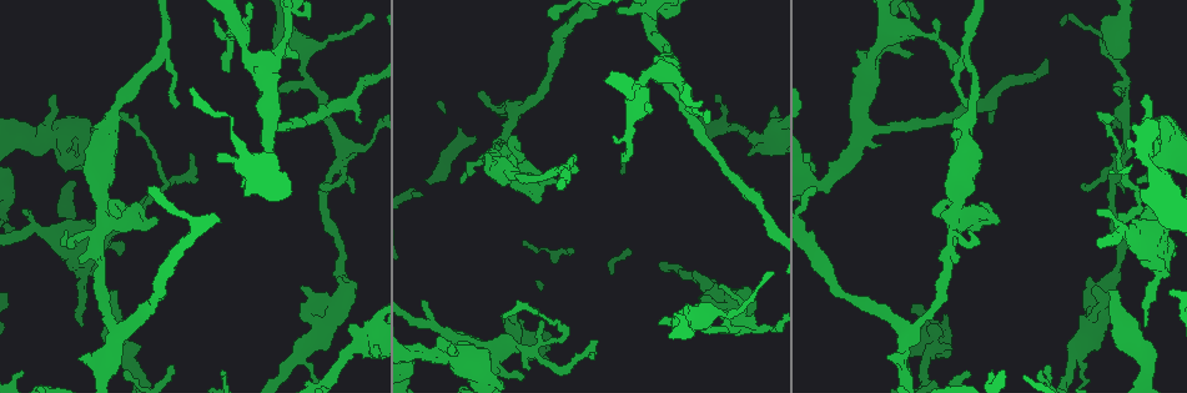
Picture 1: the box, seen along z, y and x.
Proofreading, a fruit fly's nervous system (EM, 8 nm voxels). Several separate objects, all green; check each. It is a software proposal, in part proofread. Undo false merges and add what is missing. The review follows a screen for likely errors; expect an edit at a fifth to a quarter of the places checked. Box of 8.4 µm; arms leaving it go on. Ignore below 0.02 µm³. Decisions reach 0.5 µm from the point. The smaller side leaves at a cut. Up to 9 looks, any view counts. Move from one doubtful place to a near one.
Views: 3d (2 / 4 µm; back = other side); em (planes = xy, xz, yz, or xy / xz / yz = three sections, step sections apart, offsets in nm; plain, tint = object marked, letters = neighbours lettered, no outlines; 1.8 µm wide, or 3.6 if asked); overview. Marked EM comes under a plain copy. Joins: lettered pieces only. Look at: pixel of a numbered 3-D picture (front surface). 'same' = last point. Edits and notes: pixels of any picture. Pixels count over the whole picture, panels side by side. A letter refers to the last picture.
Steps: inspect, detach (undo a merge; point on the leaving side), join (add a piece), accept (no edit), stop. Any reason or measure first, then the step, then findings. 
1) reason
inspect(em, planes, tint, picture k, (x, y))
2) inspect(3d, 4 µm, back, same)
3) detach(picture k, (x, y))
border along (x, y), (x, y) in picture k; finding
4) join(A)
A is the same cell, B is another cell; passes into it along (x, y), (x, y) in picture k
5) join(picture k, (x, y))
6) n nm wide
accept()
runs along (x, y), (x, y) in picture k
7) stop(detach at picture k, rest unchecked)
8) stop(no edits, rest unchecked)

a fork
inspect(3d, 2 µm, back, picture 1, (957, 205))

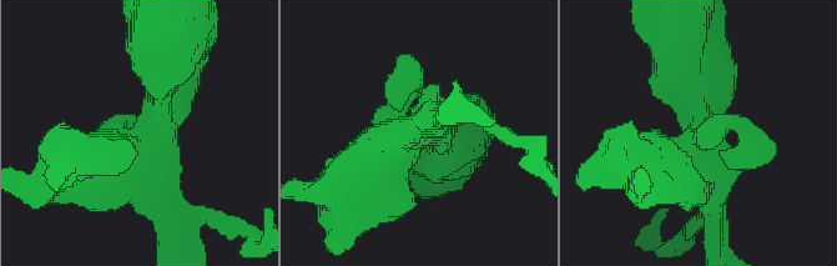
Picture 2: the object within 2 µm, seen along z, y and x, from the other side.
inspect(em, xz, step 8, tint, picture 2, (157, 126))

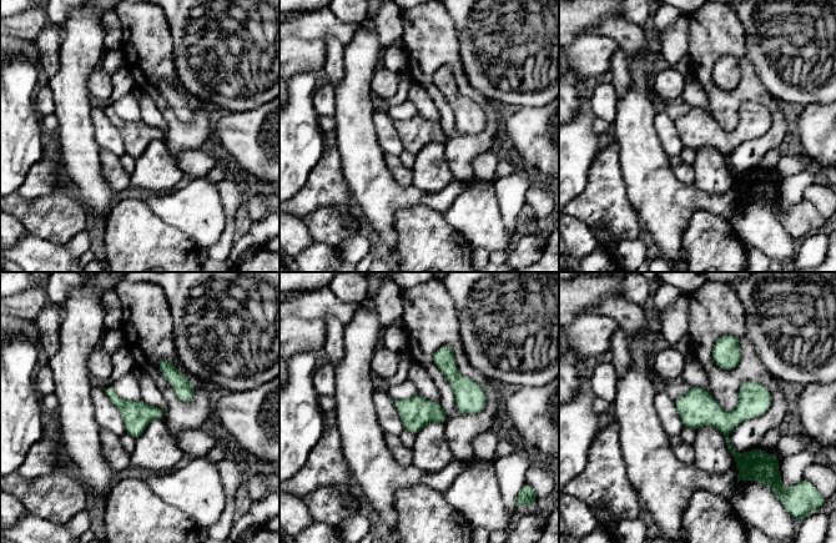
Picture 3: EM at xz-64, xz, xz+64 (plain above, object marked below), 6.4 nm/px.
inspect(em, xz, step 8, letters, same)

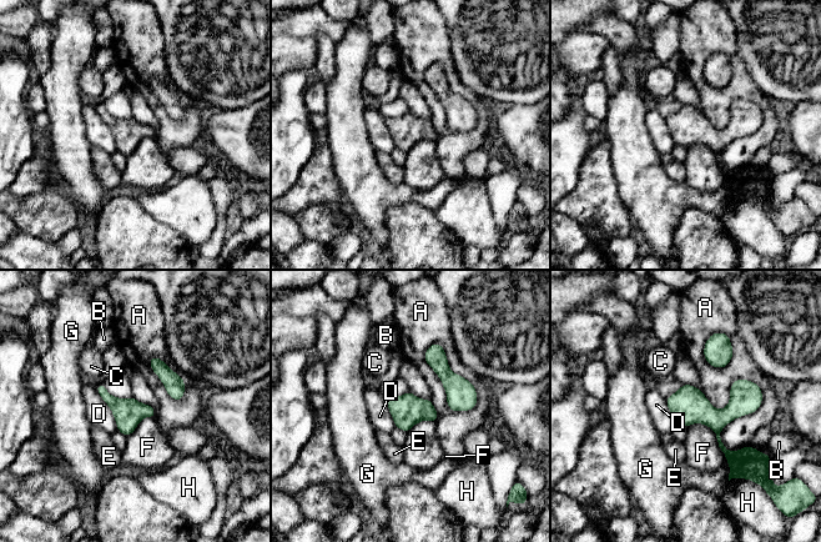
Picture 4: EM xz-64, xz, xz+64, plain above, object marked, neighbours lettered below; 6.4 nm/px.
accept()
A, B, C, D, E, F, G and H are other cells; border along (688, 426), (705, 423), (726, 460) in picture 4; one neuron here

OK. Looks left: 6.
inspect(3d, 4 µm, picture 1, (22, 211))

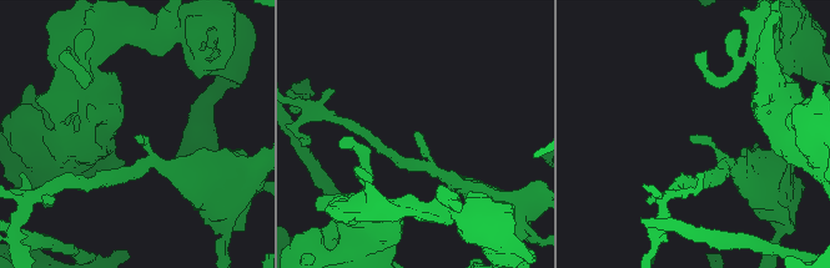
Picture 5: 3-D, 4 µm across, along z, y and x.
need the tissue
inspect(em, 3.6 µm, planes, letters, picture 5, (138, 139))

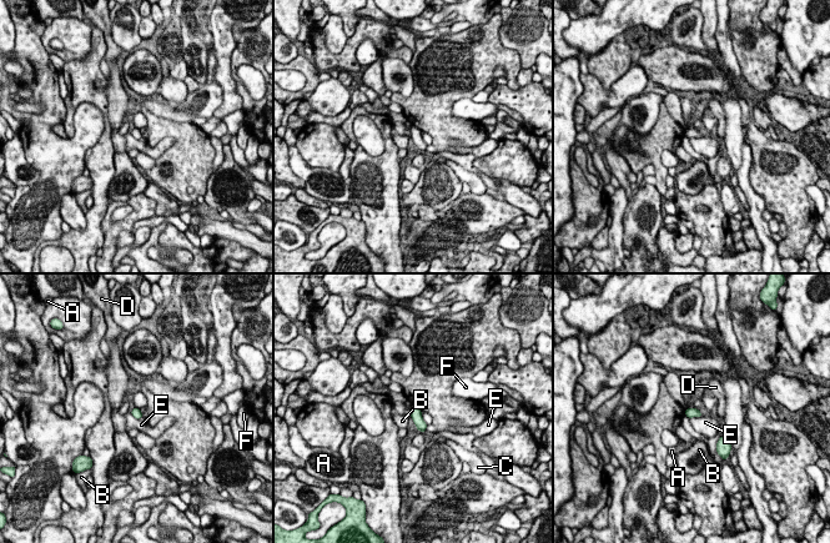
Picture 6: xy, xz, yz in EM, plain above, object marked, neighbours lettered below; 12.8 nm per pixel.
120 nm wide
accept()
A, B, C, D, E and F are other cells; border along (703, 416), (689, 418) in picture 6; none of them fits

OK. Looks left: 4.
free end
inspect(em, xy, step 16, letters, picture 1, (1109, 292))

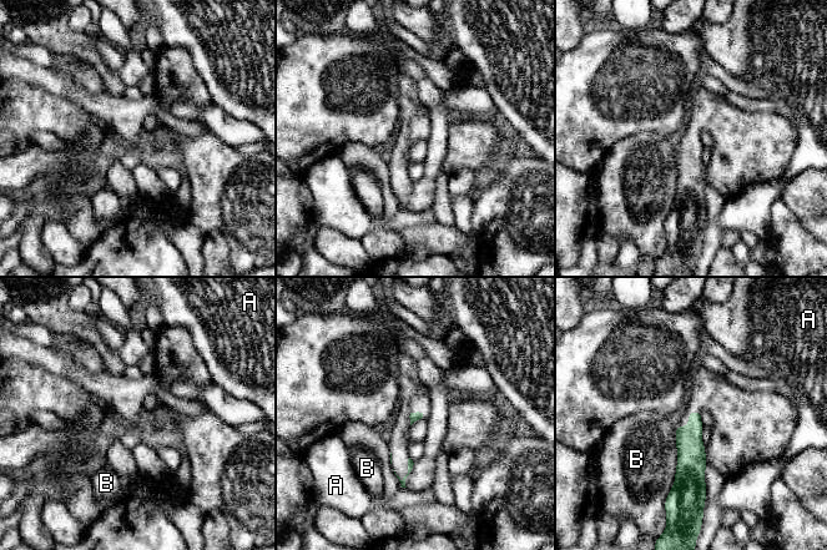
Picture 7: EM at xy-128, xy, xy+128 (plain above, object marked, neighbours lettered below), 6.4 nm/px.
cut it another way
inspect(em, planes, letters, same)

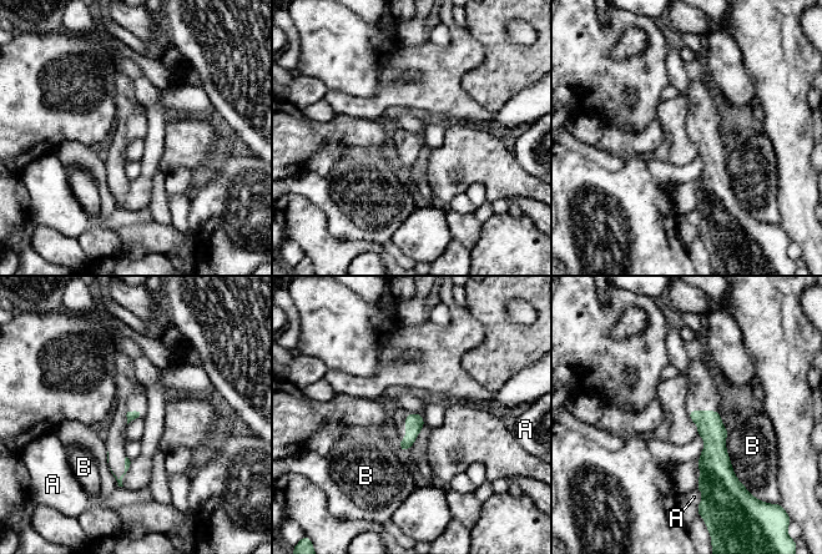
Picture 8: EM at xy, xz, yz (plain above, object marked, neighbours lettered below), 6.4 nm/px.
accept()
A and B are other cells; border along (727, 431), (726, 452), (744, 484) in picture 8; none of them fits

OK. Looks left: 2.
a fork
inspect(em, planes, tint, picture 1, (1144, 210))

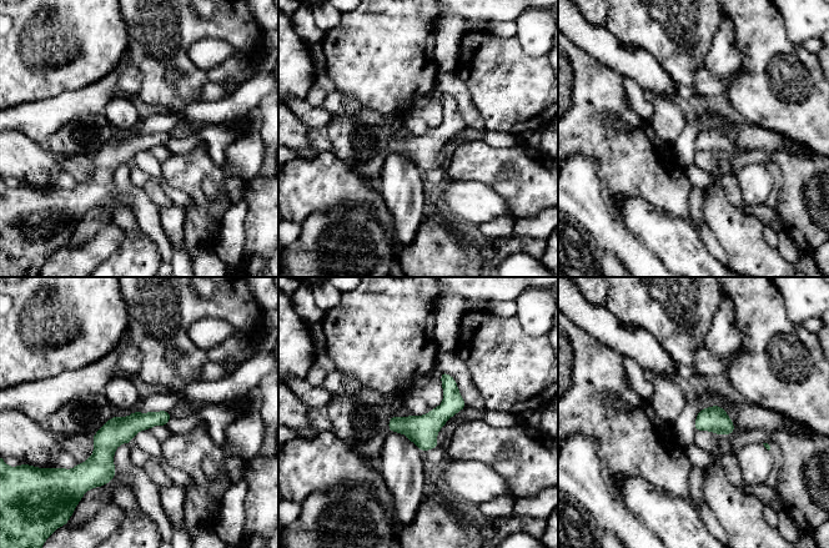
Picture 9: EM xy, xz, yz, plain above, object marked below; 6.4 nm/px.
inspect(em, planes, letters, same)

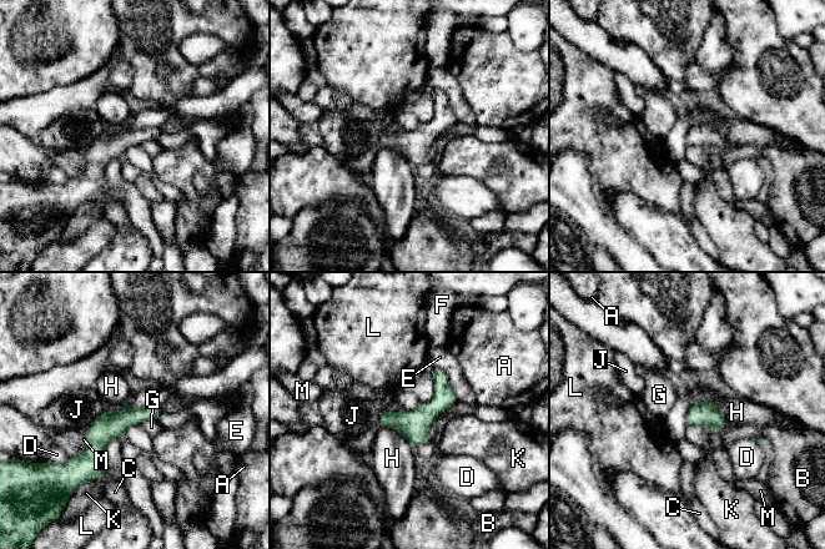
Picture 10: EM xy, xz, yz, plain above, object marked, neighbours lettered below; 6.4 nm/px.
170 nm wide
accept()
A, B, C, D, E, F, G, H, J, K, L and M are other cells; continuous, no second neuron

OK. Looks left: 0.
stop(no edits, rest unchecked)

